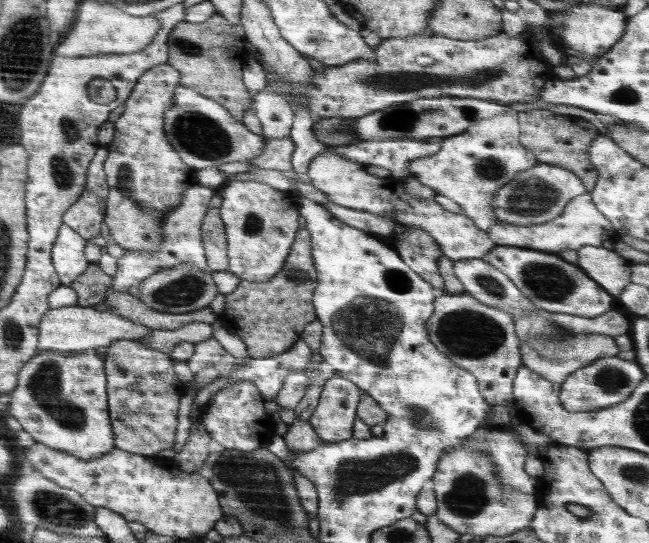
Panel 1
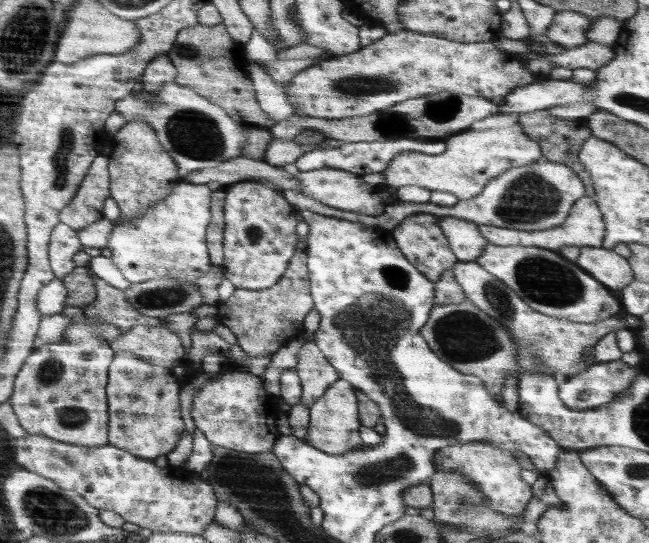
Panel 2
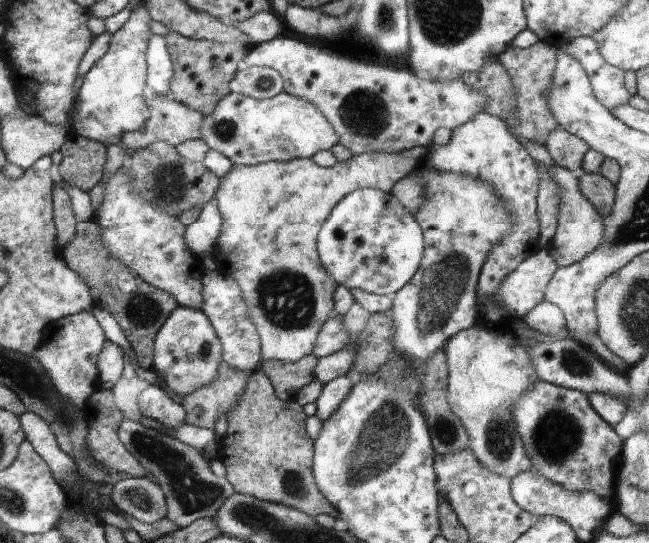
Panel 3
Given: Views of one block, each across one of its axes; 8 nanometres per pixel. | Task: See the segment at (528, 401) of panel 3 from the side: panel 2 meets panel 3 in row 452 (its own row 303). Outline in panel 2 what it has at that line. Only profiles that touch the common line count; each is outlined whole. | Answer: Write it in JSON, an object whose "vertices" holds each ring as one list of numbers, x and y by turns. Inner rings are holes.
{"vertices":[[488,243,476,262,490,274,509,286,536,312,571,320,575,323,597,323,623,312,618,295,607,286,594,280,575,261,564,258,558,251,537,246,504,245]]}

